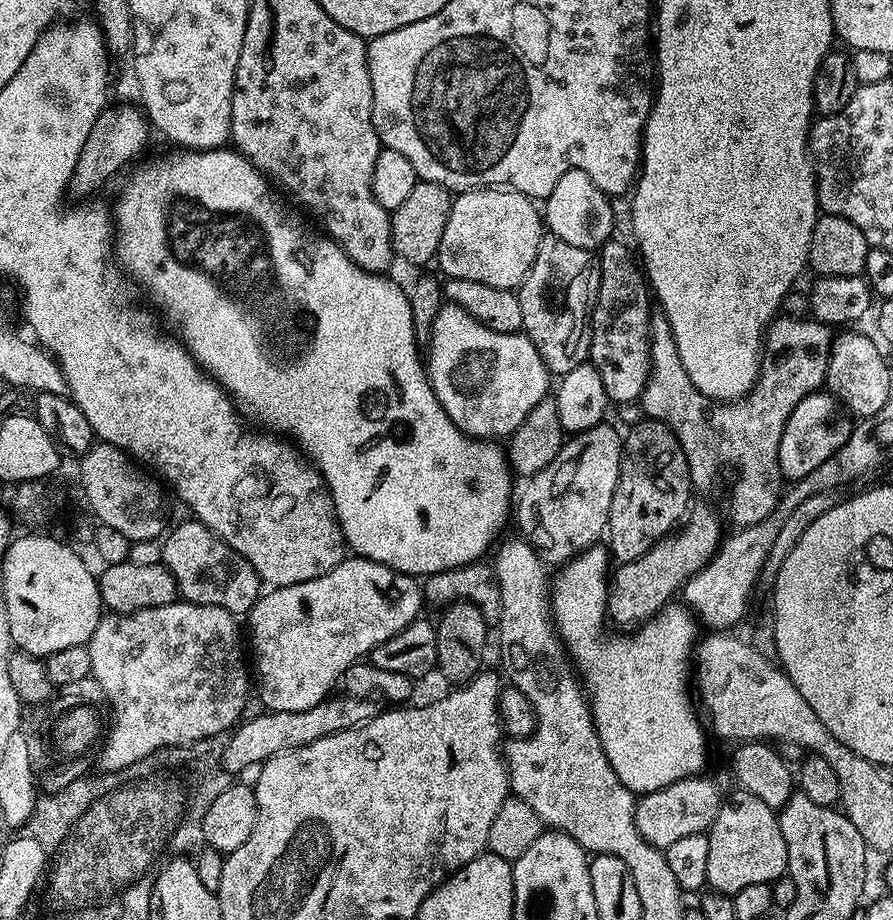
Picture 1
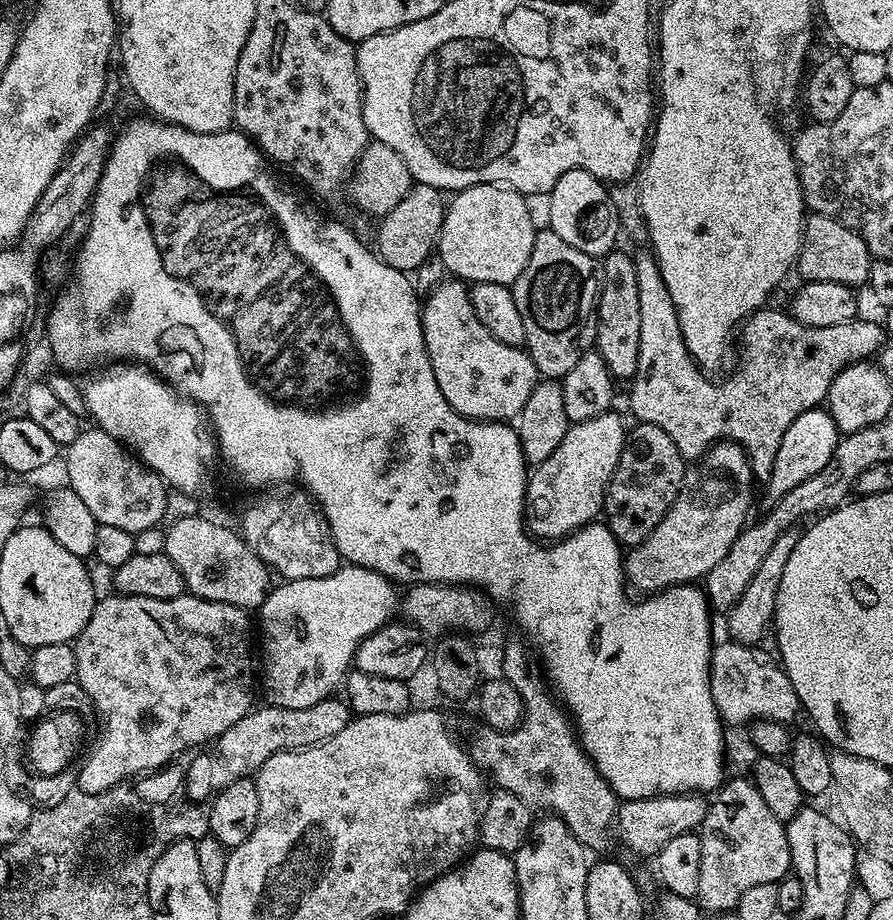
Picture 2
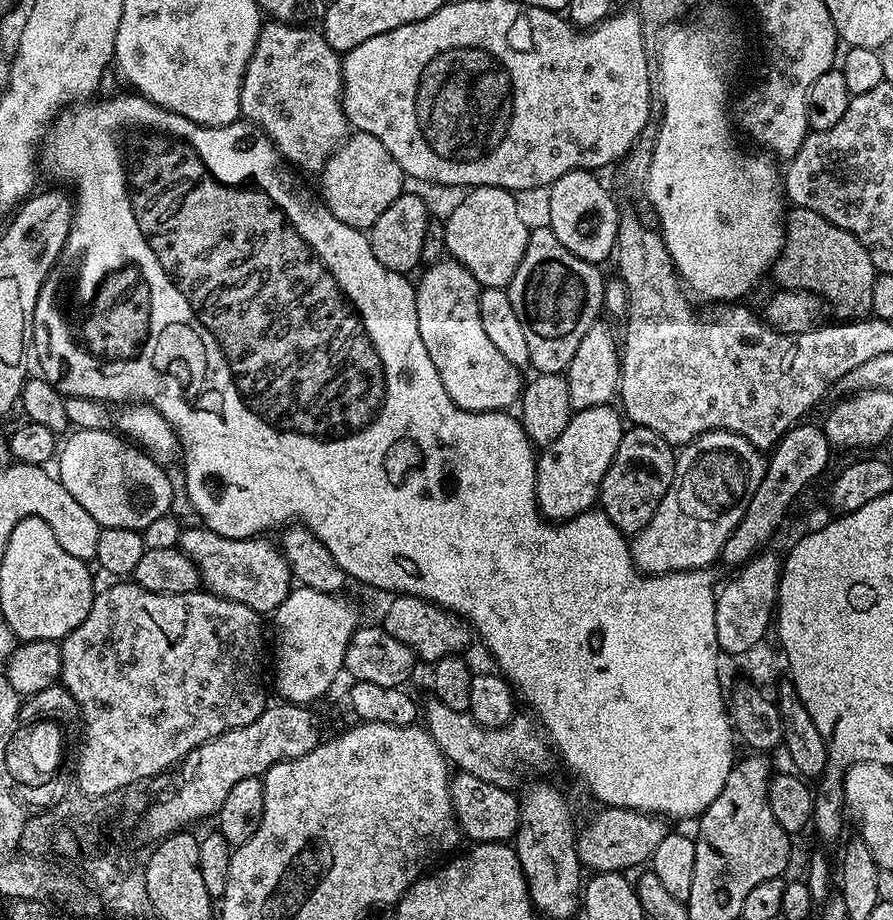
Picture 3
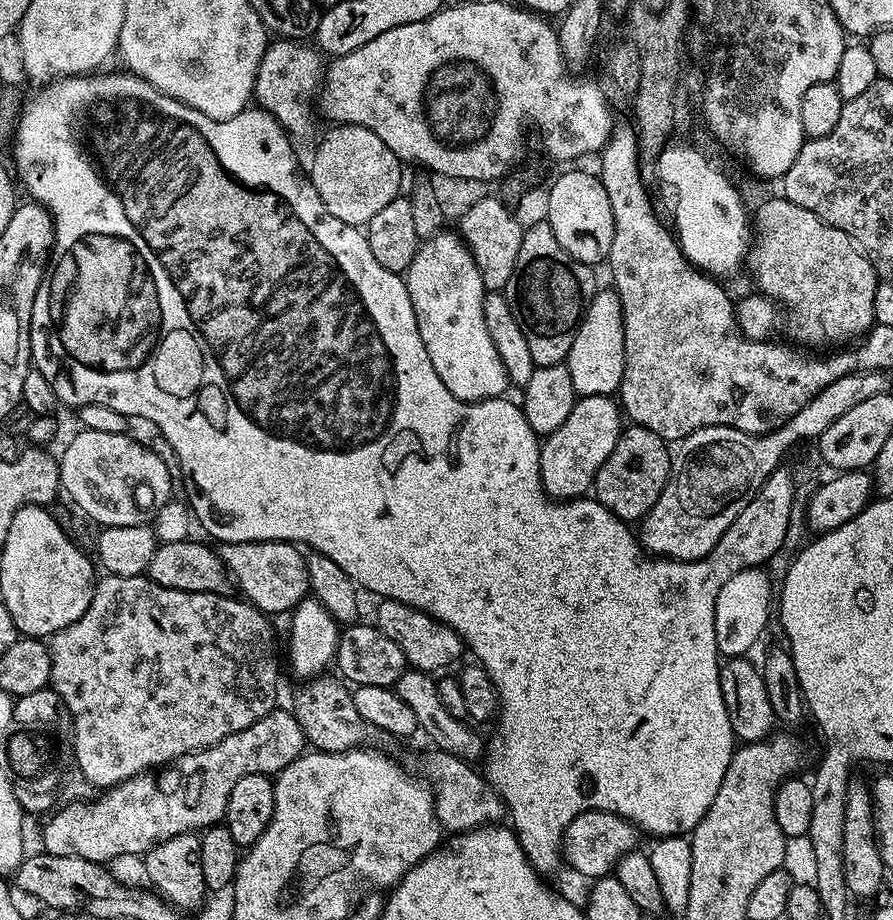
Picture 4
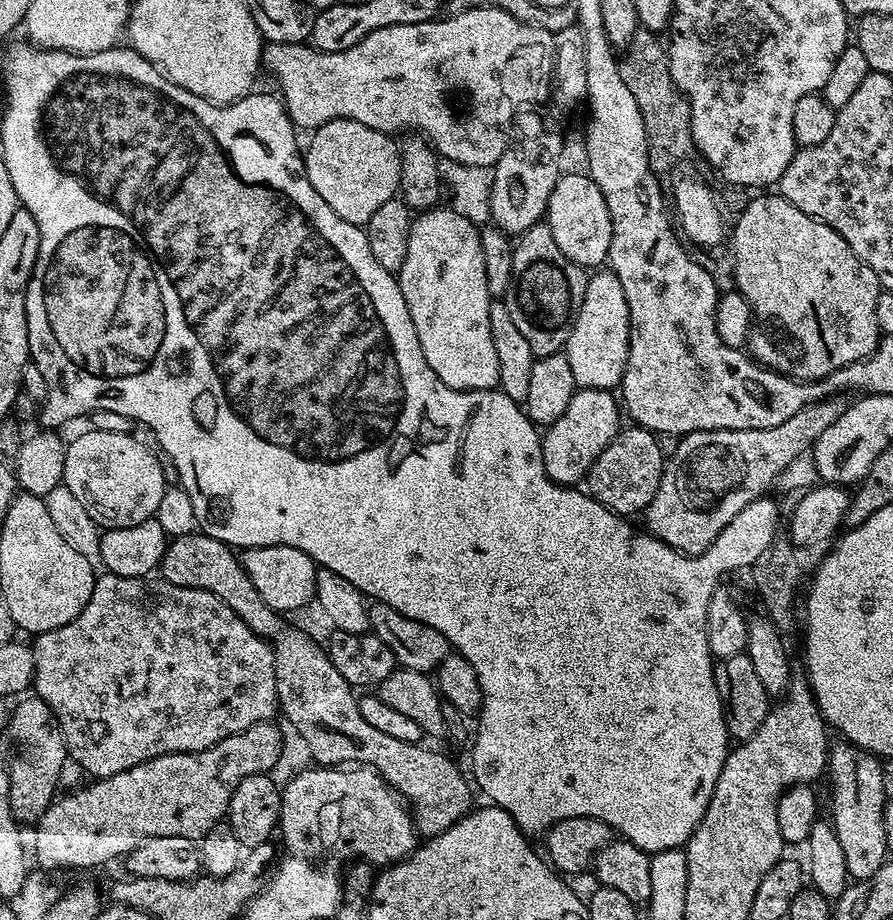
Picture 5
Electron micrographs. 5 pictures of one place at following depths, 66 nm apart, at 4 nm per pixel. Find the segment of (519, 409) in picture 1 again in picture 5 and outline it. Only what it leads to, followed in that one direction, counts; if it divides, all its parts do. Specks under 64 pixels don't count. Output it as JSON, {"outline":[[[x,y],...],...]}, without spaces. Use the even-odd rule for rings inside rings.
{"outline":[[[437,206],[428,211],[421,211],[412,221],[410,246],[406,246],[406,262],[402,262],[398,273],[402,298],[406,298],[406,306],[410,310],[410,318],[414,322],[414,330],[418,334],[422,354],[426,354],[426,362],[430,366],[430,370],[434,370],[434,374],[438,378],[442,378],[442,382],[446,382],[446,386],[457,388],[460,392],[496,388],[500,382],[500,363],[498,362],[498,354],[494,354],[494,342],[490,330],[490,306],[494,302],[494,298],[488,293],[486,286],[486,258],[484,257],[484,247],[480,241],[480,233],[481,229],[475,223],[472,223],[470,218],[456,212],[451,206],[445,206],[445,208],[444,206]]]}

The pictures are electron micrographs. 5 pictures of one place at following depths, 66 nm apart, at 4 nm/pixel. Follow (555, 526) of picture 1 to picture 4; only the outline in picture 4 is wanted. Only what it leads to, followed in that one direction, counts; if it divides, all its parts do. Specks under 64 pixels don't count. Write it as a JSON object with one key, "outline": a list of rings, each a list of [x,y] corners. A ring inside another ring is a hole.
{"outline":[[[582,396],[577,399],[574,410],[570,410],[566,422],[562,422],[562,426],[558,426],[558,430],[554,430],[549,436],[543,437],[540,445],[540,477],[542,486],[552,499],[575,500],[583,497],[587,493],[584,491],[587,488],[589,491],[595,485],[602,462],[610,458],[610,450],[614,450],[620,437],[622,431],[620,420],[622,421],[622,409],[612,396]]]}

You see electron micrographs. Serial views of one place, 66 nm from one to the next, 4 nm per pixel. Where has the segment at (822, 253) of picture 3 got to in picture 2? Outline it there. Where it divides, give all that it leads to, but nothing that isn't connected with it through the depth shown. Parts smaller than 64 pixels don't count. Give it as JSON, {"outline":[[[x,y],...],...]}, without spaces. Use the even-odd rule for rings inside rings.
{"outline":[[[809,215],[804,222],[804,237],[800,243],[800,255],[795,267],[800,268],[805,281],[833,280],[849,286],[867,285],[868,271],[874,257],[869,252],[866,242],[854,230],[829,216]]]}

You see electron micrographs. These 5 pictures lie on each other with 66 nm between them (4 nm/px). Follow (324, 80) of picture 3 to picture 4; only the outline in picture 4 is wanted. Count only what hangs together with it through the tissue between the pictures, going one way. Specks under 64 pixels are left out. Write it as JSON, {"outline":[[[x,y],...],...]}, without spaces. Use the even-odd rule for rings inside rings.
{"outline":[[[276,38],[262,54],[256,74],[254,100],[259,107],[283,126],[289,137],[308,136],[312,132],[312,112],[308,109],[308,91],[324,79],[325,61],[311,43]]]}

